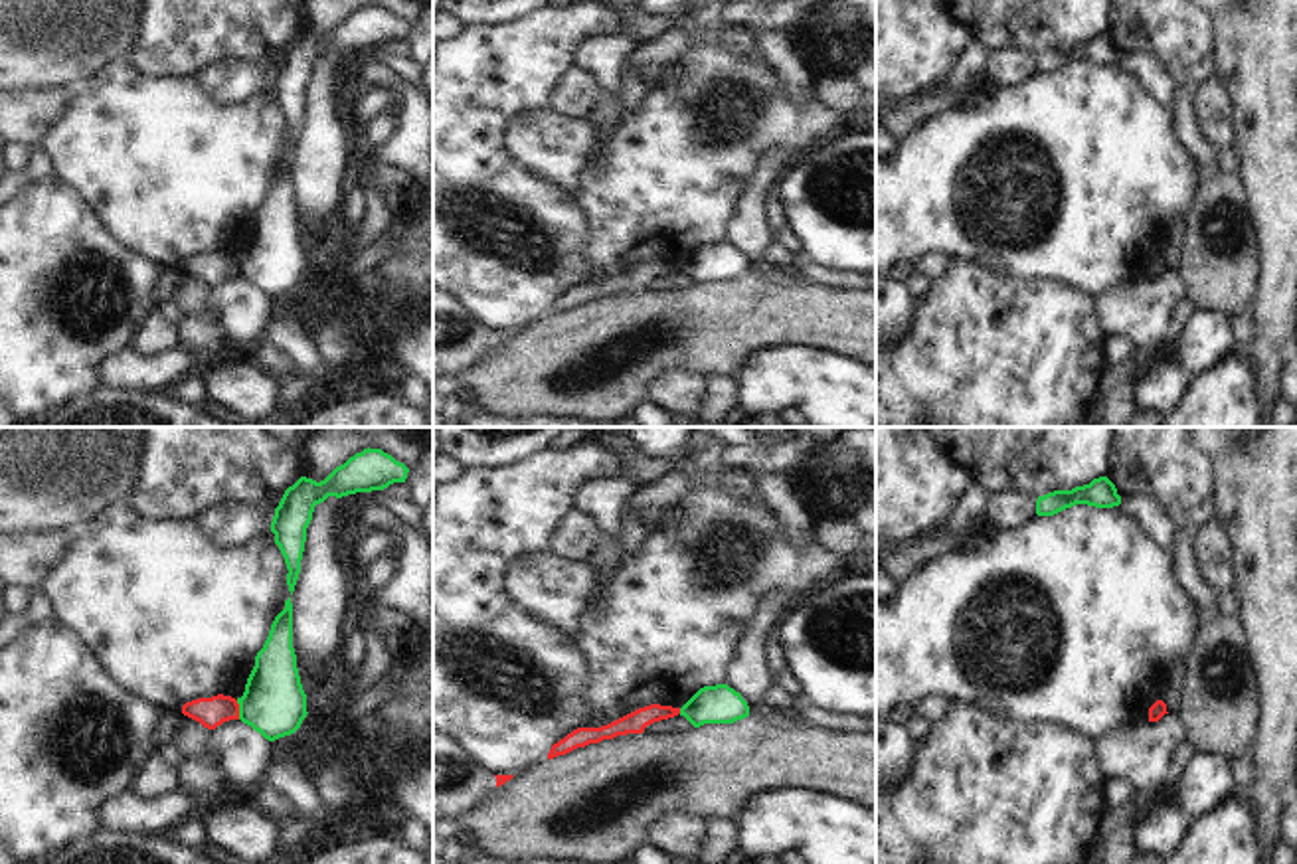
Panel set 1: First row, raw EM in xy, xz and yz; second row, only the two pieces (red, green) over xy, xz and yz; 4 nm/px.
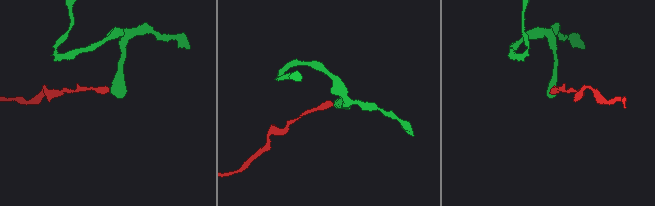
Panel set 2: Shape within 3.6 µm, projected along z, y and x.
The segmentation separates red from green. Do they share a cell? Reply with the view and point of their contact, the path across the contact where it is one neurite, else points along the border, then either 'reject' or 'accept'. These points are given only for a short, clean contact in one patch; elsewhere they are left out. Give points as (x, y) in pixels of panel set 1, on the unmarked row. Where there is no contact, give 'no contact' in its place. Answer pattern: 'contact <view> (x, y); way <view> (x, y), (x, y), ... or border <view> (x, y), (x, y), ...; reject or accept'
contact xy (238, 267); border xy (236, 258), (240, 275); reject

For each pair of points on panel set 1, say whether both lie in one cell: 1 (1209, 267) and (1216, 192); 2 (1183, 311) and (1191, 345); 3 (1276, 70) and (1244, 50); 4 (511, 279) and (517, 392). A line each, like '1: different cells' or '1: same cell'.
1: same cell
2: different cells
3: same cell
4: different cells

